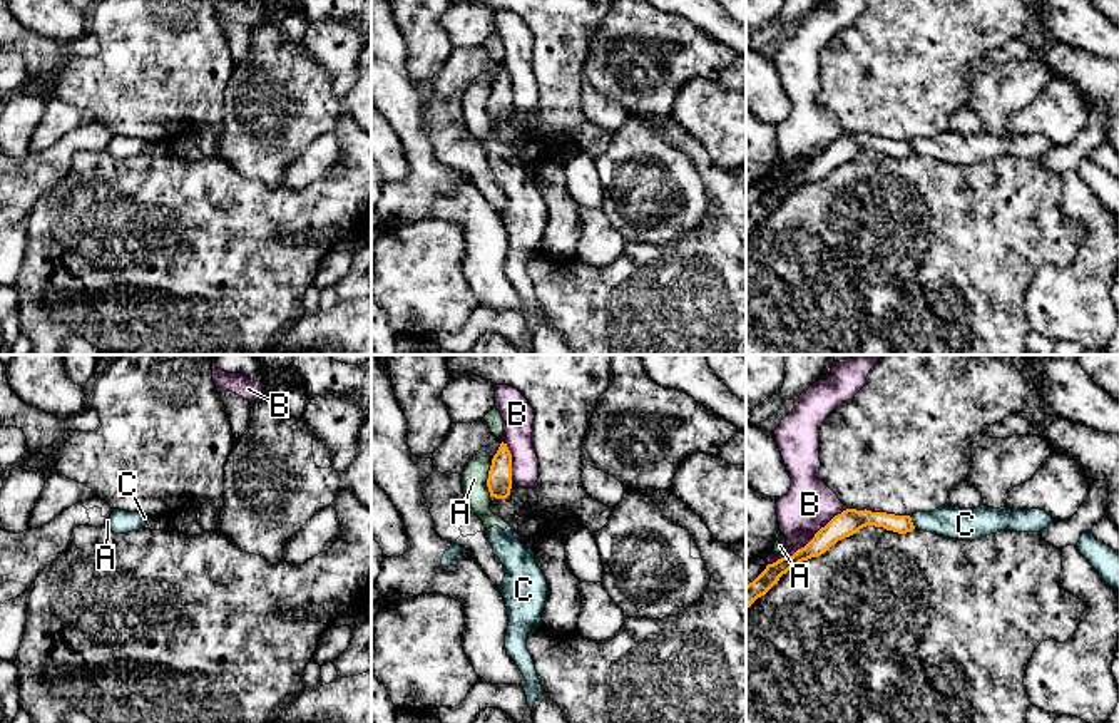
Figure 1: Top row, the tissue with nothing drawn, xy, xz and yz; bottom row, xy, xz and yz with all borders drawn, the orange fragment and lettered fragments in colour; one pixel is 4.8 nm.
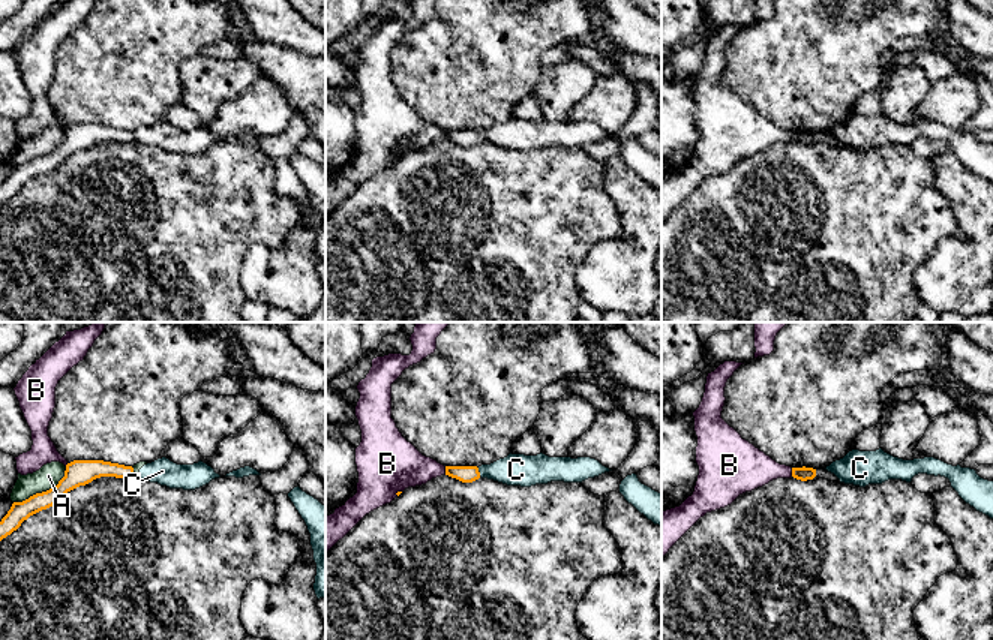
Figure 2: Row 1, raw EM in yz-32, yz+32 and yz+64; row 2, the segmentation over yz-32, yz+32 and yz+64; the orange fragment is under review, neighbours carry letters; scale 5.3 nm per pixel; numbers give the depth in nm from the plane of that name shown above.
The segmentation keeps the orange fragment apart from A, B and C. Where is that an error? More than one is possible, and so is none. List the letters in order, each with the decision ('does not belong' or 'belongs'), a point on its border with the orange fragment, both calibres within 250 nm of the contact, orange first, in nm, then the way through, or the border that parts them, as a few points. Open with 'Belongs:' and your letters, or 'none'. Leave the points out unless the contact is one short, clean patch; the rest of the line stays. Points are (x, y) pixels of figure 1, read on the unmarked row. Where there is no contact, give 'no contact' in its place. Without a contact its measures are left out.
Belongs: none
A: does not belong; meets orange in xz at (487, 104); 120 nm thick on the orange side, 130 nm on the other
B: does not belong; meets orange in yz at (808, 168); 120 nm thick on the orange side, 240 nm on the other
C: does not belong; meets orange in yz at (912, 148); 90 nm thick on the orange side, 160 nm on the other; border along yz (910, 143), (915, 153)

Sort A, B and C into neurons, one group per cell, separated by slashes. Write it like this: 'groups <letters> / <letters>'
groups A C / B

